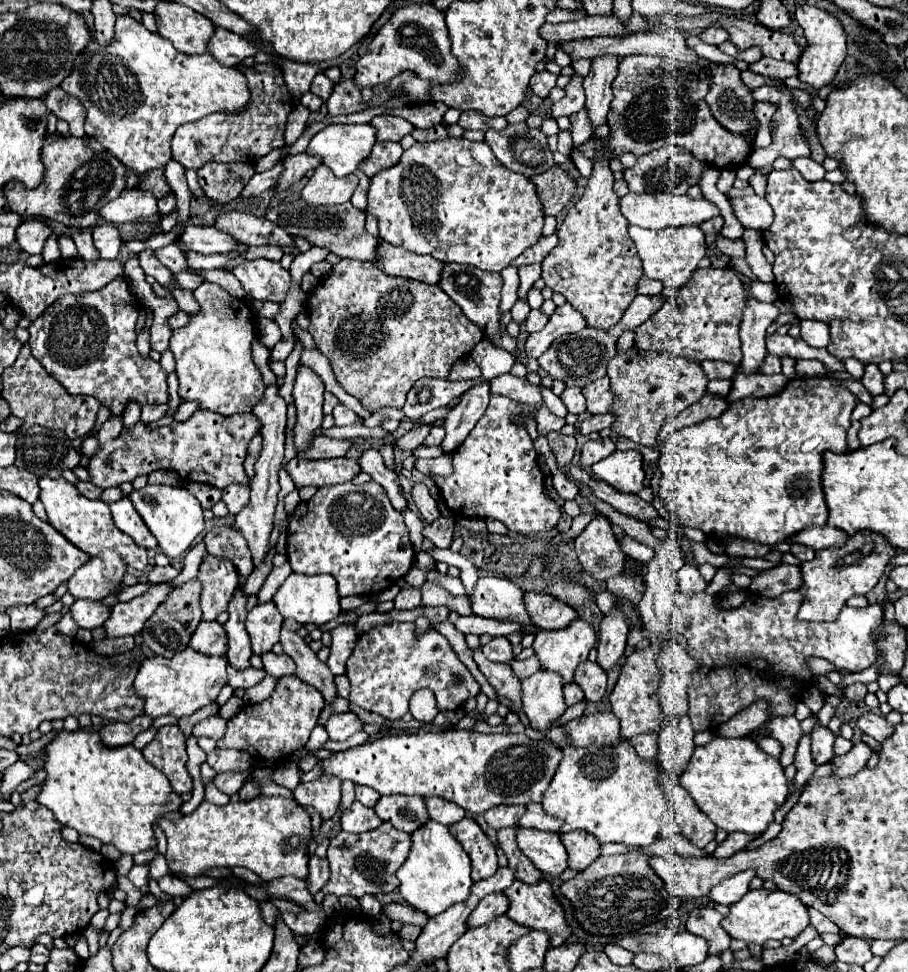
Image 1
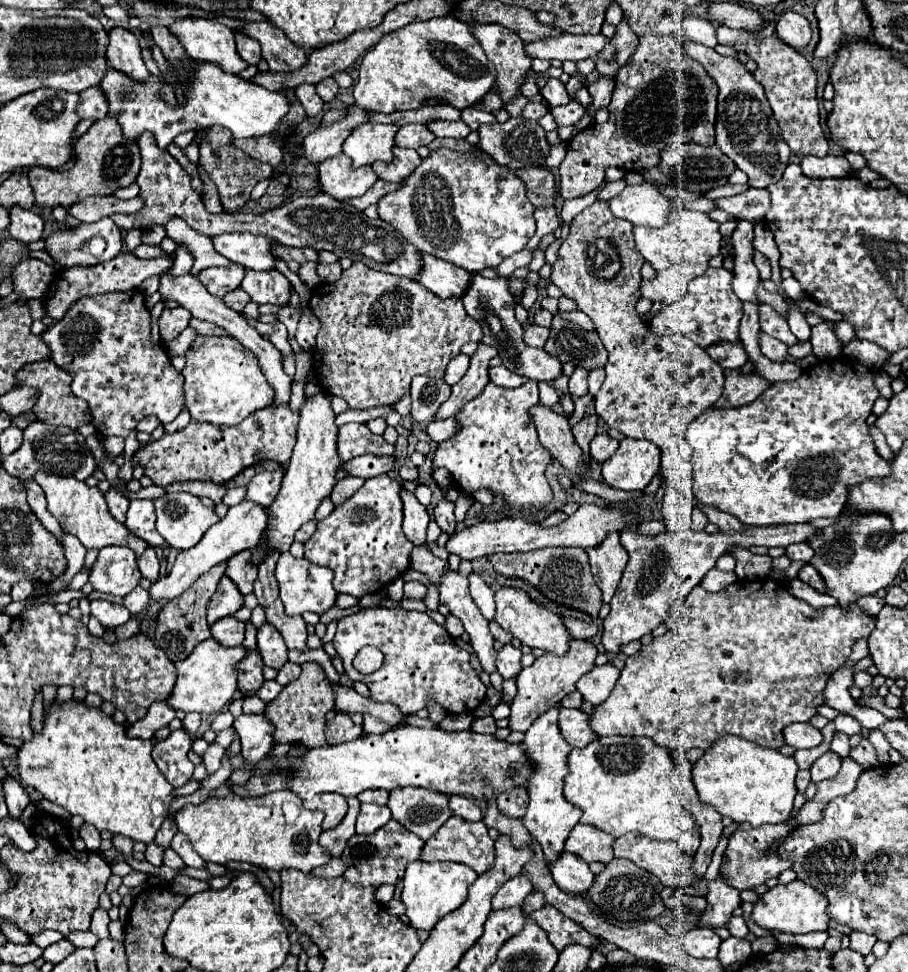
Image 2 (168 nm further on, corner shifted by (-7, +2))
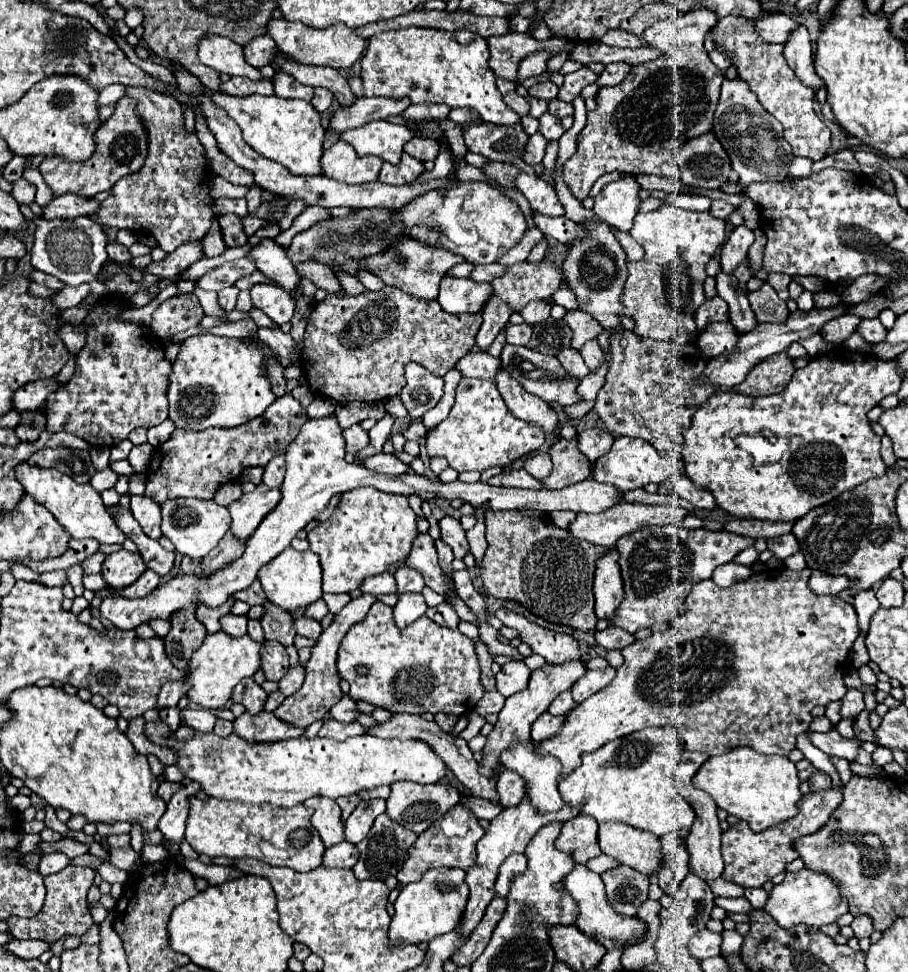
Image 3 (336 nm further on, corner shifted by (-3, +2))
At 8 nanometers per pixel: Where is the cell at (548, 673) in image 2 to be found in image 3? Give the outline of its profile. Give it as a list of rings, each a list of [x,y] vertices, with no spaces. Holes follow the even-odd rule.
[[[564,662],[564,664],[558,664],[558,666],[552,666],[552,664],[546,664],[542,666],[540,670],[534,670],[532,672],[532,678],[530,678],[530,684],[524,692],[520,694],[514,694],[506,700],[504,708],[500,710],[498,714],[498,722],[494,724],[494,730],[488,734],[488,740],[486,740],[486,746],[482,748],[482,754],[484,758],[480,760],[480,772],[482,774],[498,774],[502,762],[500,762],[500,754],[504,750],[508,750],[512,746],[512,742],[530,742],[530,726],[534,724],[534,720],[548,710],[548,706],[552,704],[552,700],[564,692],[564,690],[570,690],[570,686],[582,676],[586,674],[586,664],[584,662]]]

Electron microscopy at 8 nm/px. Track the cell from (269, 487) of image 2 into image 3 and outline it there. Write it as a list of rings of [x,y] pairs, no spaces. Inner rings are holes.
[[[280,454],[272,458],[272,462],[268,462],[268,466],[264,468],[262,482],[270,488],[278,488],[280,482],[284,482],[284,470],[286,470],[286,462],[284,462],[284,454]]]

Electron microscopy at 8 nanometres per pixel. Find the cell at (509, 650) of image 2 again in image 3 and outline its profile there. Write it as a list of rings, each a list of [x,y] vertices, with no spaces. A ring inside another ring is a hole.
[[[508,662],[496,674],[496,690],[504,694],[504,698],[510,698],[512,694],[526,690],[528,680],[530,680],[530,670],[526,668],[524,662]]]

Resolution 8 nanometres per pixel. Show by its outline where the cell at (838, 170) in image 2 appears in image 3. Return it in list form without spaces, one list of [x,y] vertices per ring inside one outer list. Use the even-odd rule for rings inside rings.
[[[794,157],[792,166],[790,166],[790,170],[788,170],[788,178],[806,178],[806,176],[810,176],[812,164],[814,164],[814,162],[808,160],[808,158]]]

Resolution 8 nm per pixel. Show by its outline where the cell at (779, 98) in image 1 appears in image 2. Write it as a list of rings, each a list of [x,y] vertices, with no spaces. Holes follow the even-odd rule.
[[[720,26],[716,30],[722,36],[726,36],[726,40],[736,40],[736,44],[732,46],[736,52],[744,52],[750,60],[754,60],[757,64],[754,78],[756,82],[760,82],[766,90],[766,98],[774,110],[774,118],[780,126],[780,134],[782,140],[790,146],[790,150],[798,156],[804,158],[808,154],[814,156],[826,156],[828,154],[828,140],[820,128],[820,116],[818,116],[818,102],[816,102],[816,74],[810,68],[808,60],[804,56],[800,56],[792,46],[784,44],[778,36],[770,36],[770,38],[754,38],[744,30],[732,30],[732,28],[724,28]]]

